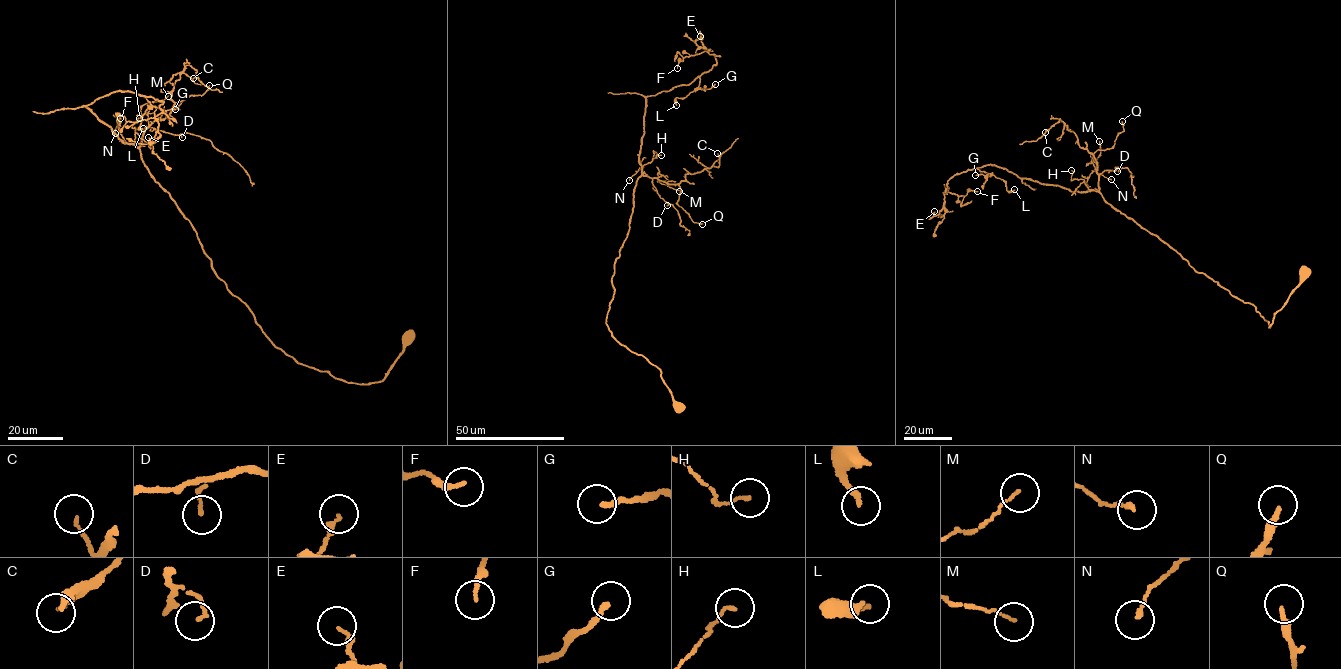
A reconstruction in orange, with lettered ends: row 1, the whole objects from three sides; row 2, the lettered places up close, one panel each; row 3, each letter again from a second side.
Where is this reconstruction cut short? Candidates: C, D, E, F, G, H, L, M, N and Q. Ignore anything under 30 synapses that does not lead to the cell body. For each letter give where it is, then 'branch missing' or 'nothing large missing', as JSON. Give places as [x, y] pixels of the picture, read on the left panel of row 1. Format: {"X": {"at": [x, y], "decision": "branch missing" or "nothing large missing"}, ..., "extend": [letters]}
{"C": {"at": [193, 78], "decision": "nothing large missing"}, "D": {"at": [182, 137], "decision": "nothing large missing"}, "E": {"at": [148, 137], "decision": "nothing large missing"}, "F": {"at": [120, 118], "decision": "nothing large missing"}, "G": {"at": [175, 109], "decision": "nothing large missing"}, "H": {"at": [139, 118], "decision": "nothing large missing"}, "L": {"at": [143, 128], "decision": "nothing large missing"}, "M": {"at": [168, 96], "decision": "nothing large missing"}, "N": {"at": [115, 133], "decision": "nothing large missing"}, "Q": {"at": [209, 85], "decision": "nothing large missing"}, "extend": []}

